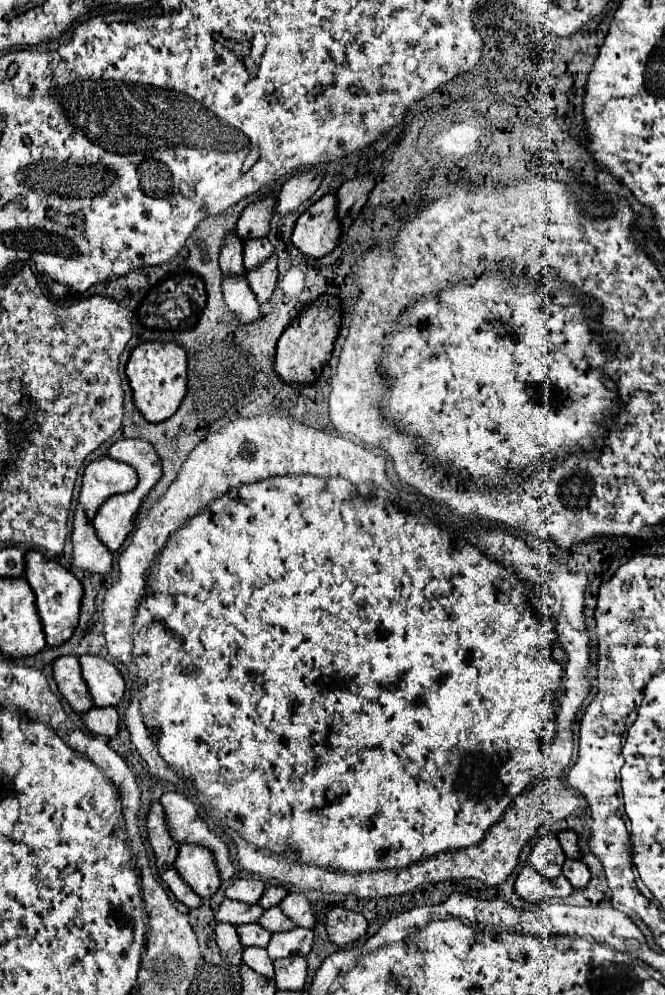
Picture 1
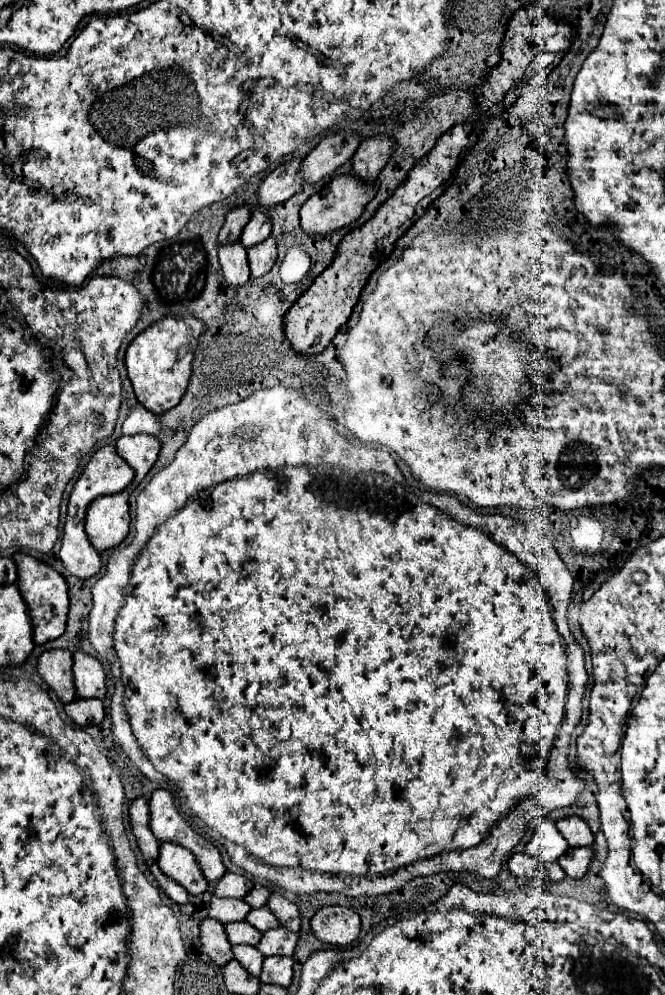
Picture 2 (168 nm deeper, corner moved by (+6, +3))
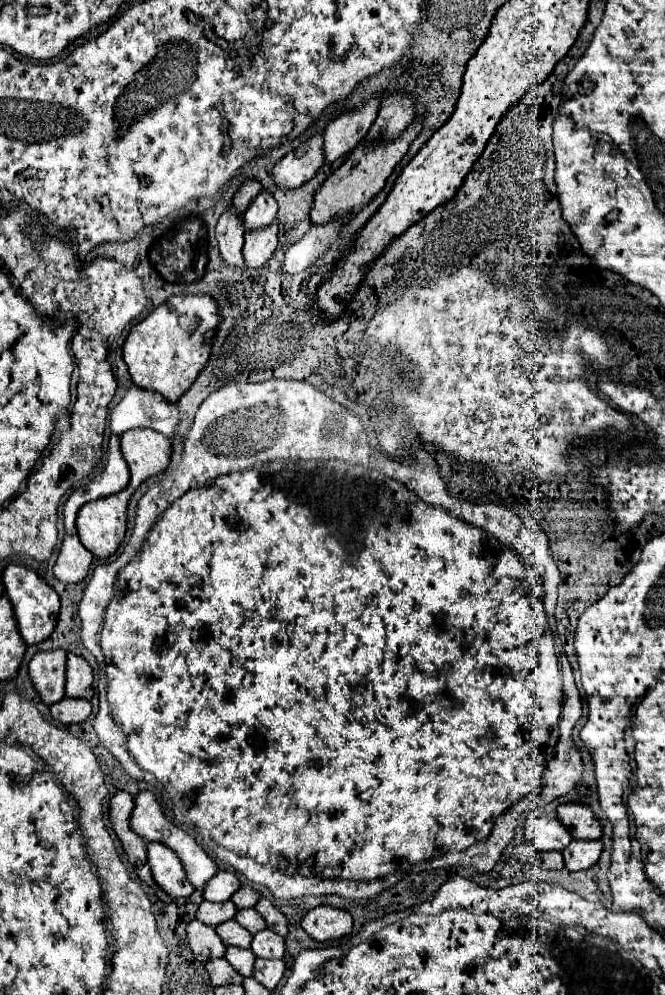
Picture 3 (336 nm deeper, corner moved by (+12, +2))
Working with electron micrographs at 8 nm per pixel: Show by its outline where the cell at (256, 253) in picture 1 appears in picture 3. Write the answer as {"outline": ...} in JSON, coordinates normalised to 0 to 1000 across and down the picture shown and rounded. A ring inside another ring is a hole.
{"outline":[[[394,192],[367,214],[367,230],[385,232],[409,226],[415,222],[418,208],[412,206],[412,198],[403,192]]]}

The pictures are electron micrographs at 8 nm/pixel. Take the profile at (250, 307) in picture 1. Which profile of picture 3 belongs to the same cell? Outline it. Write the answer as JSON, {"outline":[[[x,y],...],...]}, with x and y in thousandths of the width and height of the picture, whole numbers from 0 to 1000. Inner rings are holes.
{"outline":[[[349,210],[337,212],[334,218],[328,220],[325,226],[325,240],[328,240],[328,250],[340,266],[346,268],[367,268],[367,258],[364,258],[364,246],[367,246],[367,228],[364,228],[364,218],[358,218]]]}

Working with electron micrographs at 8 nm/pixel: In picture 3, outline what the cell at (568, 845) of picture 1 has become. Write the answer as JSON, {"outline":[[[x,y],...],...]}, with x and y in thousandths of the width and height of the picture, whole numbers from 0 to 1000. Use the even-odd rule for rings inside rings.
{"outline":[[[842,809],[836,813],[842,827],[857,835],[857,839],[869,845],[896,845],[905,839],[905,831],[893,817],[878,809]]]}

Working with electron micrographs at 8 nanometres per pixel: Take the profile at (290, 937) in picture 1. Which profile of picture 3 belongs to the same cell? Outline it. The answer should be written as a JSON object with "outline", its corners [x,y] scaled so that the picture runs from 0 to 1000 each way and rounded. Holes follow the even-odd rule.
{"outline":[[[397,934],[379,944],[379,958],[397,964],[424,964],[427,962],[427,942],[409,934]]]}

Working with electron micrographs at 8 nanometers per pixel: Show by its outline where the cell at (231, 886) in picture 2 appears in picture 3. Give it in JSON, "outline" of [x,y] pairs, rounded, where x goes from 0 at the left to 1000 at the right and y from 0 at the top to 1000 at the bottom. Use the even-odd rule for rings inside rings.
{"outline":[[[328,875],[328,877],[310,887],[307,904],[310,904],[310,906],[334,908],[334,906],[343,906],[358,893],[361,893],[361,885],[358,885],[358,881],[355,881],[352,877],[346,877],[346,875]]]}

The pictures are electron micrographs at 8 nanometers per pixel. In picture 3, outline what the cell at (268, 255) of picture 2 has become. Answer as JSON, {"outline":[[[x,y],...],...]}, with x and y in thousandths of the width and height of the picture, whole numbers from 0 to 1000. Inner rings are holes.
{"outline":[[[409,224],[400,230],[370,234],[370,244],[364,250],[370,268],[391,270],[412,256],[415,242],[418,242],[418,226],[415,224]]]}

